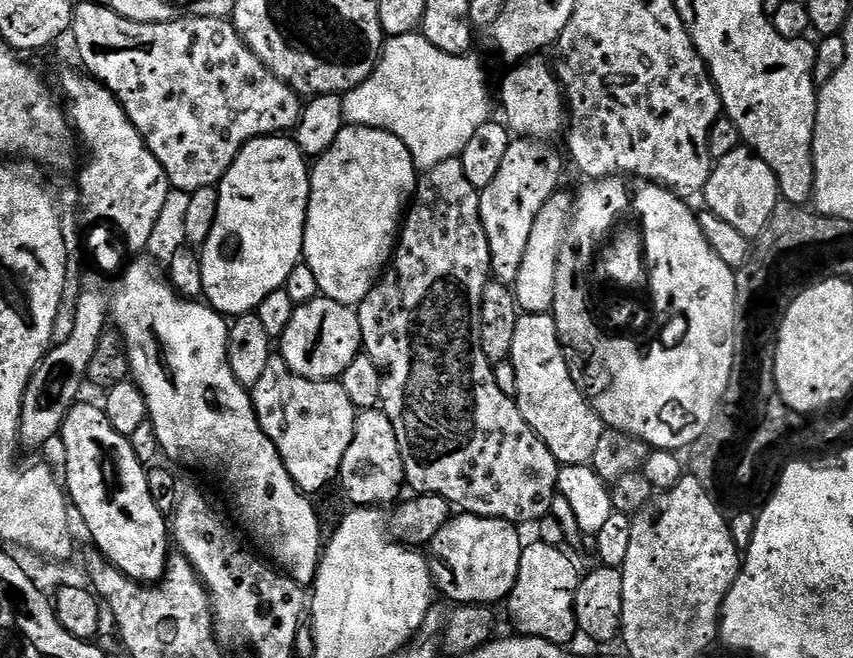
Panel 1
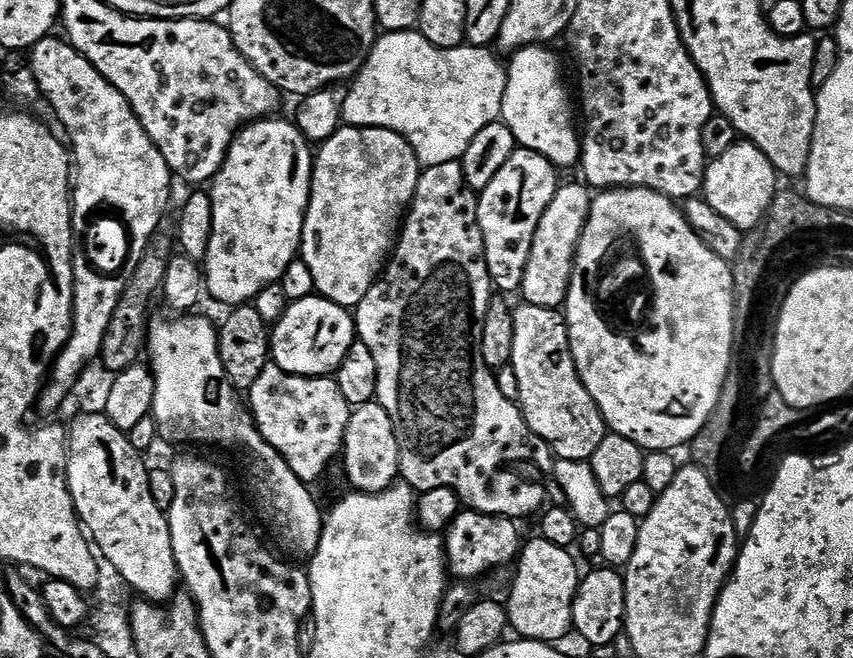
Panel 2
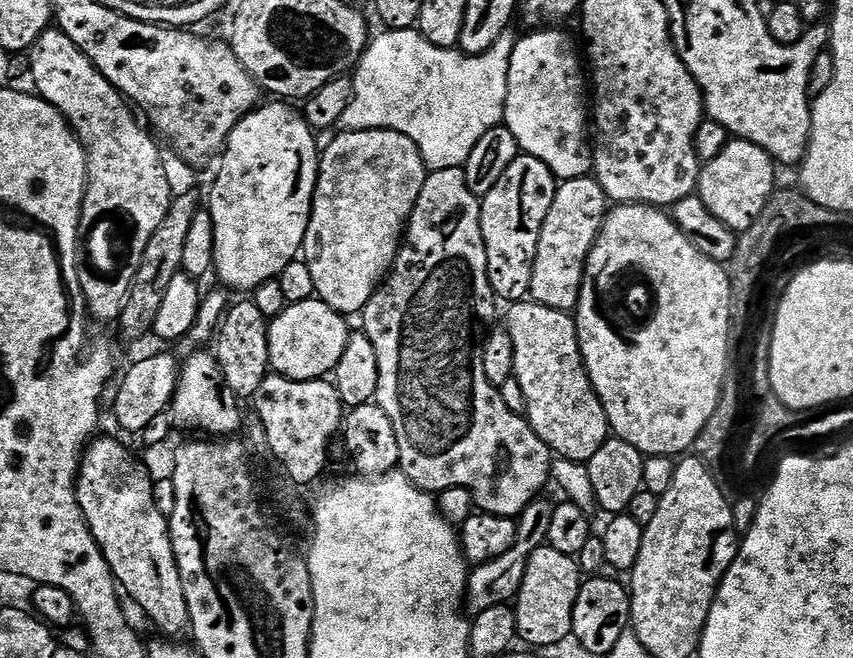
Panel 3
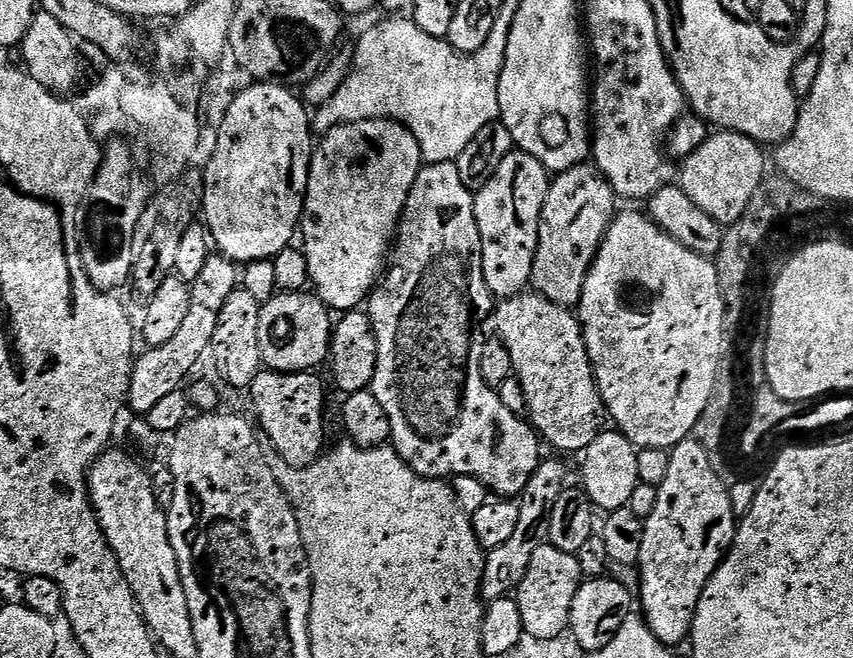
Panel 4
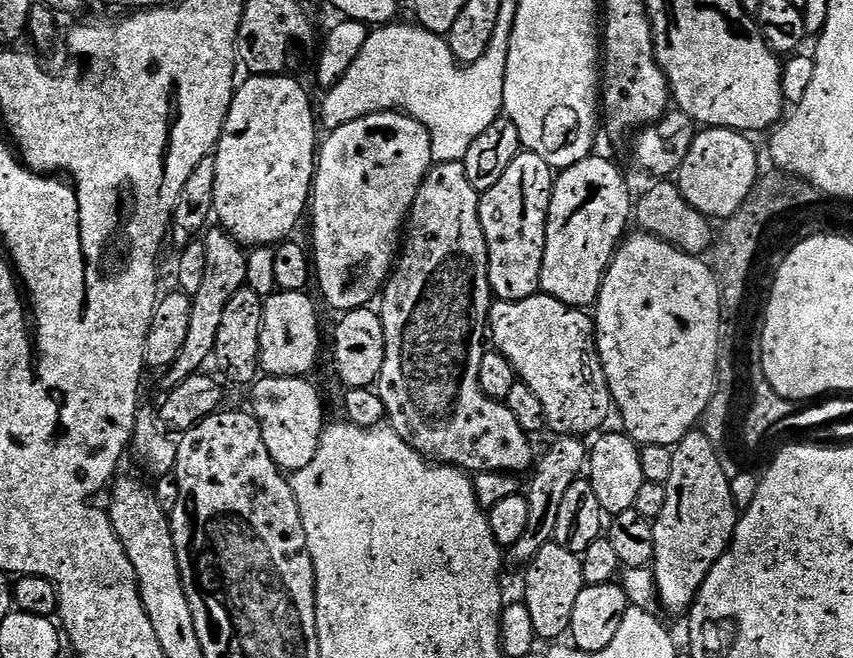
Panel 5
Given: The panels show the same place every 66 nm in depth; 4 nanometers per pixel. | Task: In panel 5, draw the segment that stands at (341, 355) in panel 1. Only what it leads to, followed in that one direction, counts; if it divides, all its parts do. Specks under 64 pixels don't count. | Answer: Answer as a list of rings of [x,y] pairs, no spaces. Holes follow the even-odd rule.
[[[277,291],[264,301],[260,367],[269,376],[307,377],[320,356],[320,320],[316,317],[316,304],[308,295],[307,291]]]

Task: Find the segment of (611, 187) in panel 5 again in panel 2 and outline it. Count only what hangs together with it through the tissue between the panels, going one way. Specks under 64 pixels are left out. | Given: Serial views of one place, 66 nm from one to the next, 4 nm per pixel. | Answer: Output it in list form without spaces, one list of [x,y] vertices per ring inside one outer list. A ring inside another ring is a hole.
[[[561,183],[550,206],[546,206],[546,214],[542,214],[542,222],[538,222],[530,250],[530,262],[526,262],[526,274],[524,281],[520,283],[519,295],[525,304],[563,309],[568,287],[571,285],[576,247],[582,238],[594,199],[593,193],[583,183],[580,184]]]

